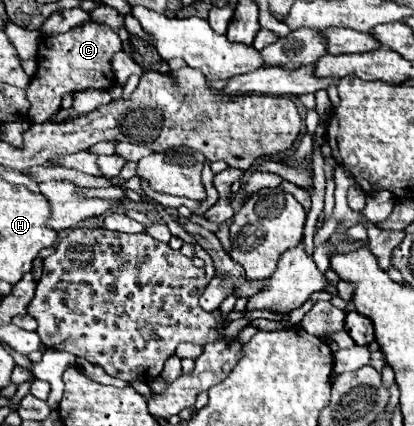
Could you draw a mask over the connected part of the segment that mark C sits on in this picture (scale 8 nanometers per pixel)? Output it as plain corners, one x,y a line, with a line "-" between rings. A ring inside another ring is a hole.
85,22
75,26
65,34
45,36
41,34
37,62
39,70
27,88
27,100
31,102
29,120
47,122
59,108
65,94
75,94
83,90
109,90
115,84
115,74
111,68
111,58
123,50
121,38
107,24

